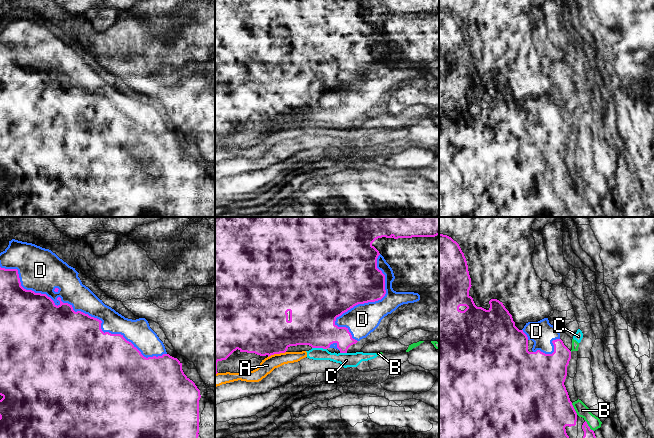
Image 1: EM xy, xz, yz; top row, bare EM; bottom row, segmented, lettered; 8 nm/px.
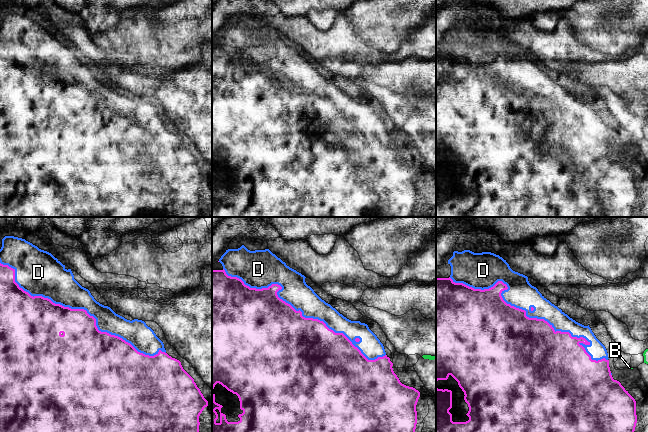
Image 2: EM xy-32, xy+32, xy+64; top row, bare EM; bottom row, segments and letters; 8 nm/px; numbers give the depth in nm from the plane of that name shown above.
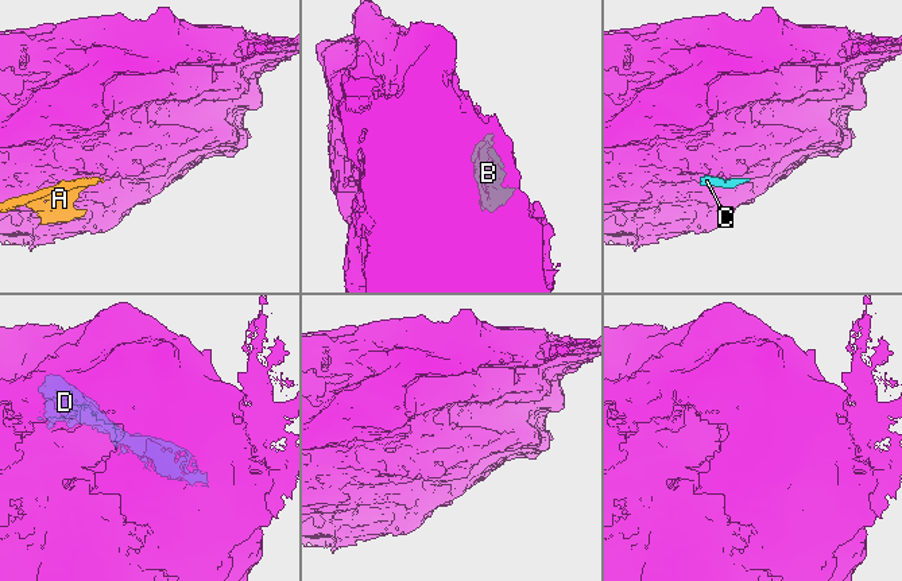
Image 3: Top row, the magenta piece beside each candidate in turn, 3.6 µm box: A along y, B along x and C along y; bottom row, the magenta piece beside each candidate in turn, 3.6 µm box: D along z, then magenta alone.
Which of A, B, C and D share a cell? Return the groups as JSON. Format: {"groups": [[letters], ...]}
{"groups": [["A", "B"], ["C"], ["D"]]}

